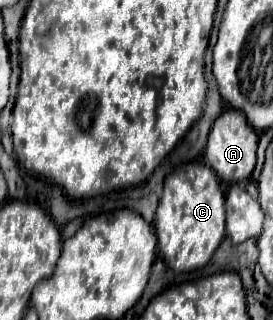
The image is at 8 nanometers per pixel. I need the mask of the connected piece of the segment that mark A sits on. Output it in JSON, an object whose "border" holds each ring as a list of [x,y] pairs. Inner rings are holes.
{"border":[[[227,108],[219,114],[219,118],[213,122],[209,132],[209,142],[205,148],[205,162],[213,166],[215,174],[223,182],[243,182],[251,176],[255,168],[255,152],[257,152],[257,132],[245,122],[245,114],[241,110]]]}

